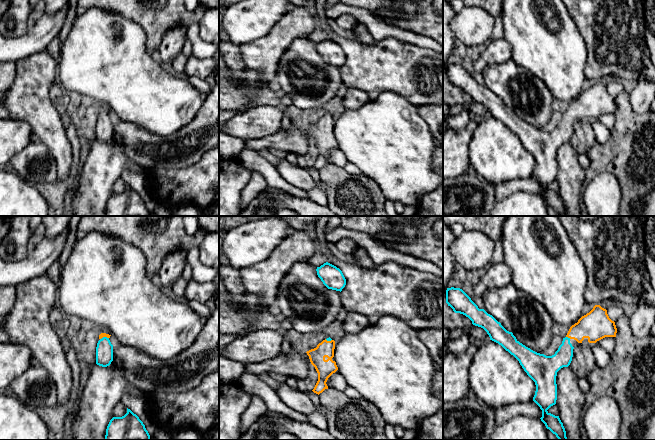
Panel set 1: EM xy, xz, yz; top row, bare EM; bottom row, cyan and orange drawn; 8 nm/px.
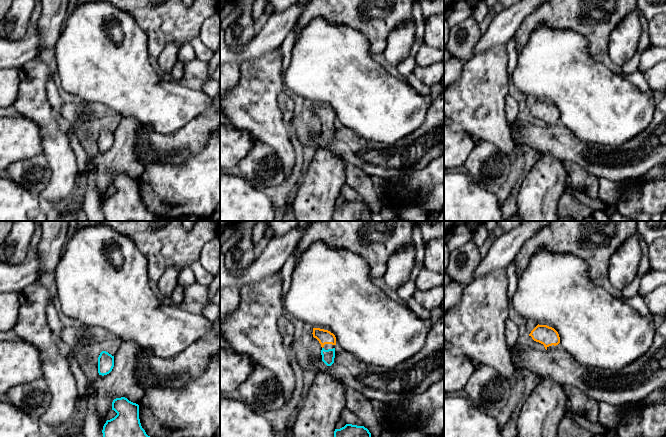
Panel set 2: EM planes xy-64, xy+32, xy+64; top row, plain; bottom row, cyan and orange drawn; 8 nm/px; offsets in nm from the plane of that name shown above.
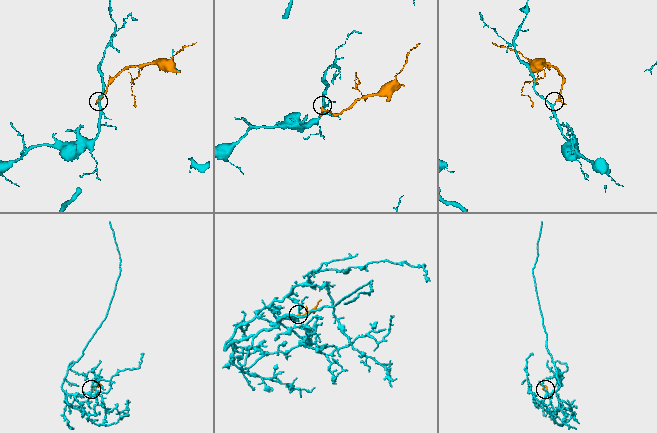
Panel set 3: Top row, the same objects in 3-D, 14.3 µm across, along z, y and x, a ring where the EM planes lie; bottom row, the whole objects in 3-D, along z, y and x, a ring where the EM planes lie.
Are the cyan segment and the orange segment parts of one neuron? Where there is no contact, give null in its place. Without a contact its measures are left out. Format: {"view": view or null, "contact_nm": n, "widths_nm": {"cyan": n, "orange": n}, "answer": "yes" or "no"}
{"view": "yz", "contact_nm": 40, "widths_nm": {"cyan": 140, "orange": 240}, "answer": "yes"}

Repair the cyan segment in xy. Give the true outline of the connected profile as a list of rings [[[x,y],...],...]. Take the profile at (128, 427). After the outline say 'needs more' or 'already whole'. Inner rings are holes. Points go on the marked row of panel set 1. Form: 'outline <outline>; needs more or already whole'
outline [[[127,408],[124,416],[110,420],[105,440],[150,440],[150,435],[139,417]]]; already whole

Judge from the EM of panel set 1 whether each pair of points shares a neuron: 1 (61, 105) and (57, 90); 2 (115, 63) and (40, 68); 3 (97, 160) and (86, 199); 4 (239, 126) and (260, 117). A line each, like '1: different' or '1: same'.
1: same
2: different
3: same
4: same

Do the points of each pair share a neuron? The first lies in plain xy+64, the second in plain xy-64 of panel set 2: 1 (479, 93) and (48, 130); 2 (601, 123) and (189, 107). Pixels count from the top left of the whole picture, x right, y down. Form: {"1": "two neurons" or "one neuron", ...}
{"1": "one neuron", "2": "one neuron"}

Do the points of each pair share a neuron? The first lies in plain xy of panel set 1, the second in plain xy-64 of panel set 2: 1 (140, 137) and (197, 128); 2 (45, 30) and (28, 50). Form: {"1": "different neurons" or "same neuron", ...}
{"1": "same neuron", "2": "same neuron"}

